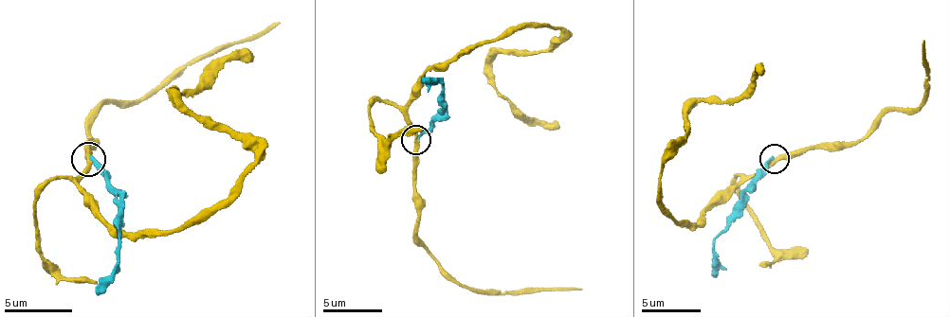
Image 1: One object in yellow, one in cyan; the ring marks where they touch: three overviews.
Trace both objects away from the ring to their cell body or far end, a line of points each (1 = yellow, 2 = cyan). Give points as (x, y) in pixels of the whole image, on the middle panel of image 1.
1: (415, 138), (412, 88), (528, 26), (560, 35), (546, 49), (499, 53), (492, 85), (537, 124), (560, 127)
2: (415, 138), (442, 114), (442, 82), (439, 79), (424, 82)

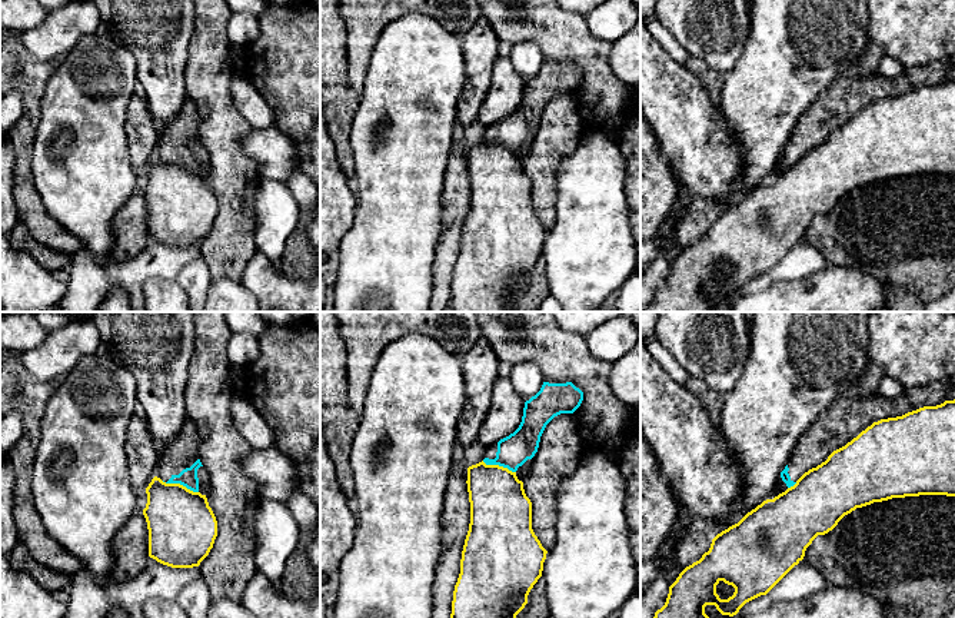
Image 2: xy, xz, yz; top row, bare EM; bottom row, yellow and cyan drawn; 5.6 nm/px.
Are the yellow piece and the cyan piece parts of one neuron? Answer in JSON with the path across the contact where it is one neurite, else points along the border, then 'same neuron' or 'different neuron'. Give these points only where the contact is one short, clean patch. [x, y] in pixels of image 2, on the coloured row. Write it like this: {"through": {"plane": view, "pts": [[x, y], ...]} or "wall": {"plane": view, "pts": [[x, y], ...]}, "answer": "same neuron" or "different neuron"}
{"wall": {"plane": "xy", "pts": [[162, 481], [182, 484], [198, 492]]}, "answer": "different neuron"}

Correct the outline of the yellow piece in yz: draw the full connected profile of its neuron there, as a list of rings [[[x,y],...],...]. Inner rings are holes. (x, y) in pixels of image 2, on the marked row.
[[[955,399],[874,422],[793,486],[718,534],[709,551],[669,587],[666,602],[653,618],[709,618],[706,605],[733,617],[746,602],[766,595],[803,559],[812,541],[832,531],[845,515],[874,502],[919,495],[955,496]],[[721,581],[735,588],[728,599],[716,594]]]

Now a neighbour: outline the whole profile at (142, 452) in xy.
[[[133,415],[129,422],[126,456],[133,489],[146,489],[156,476],[159,466],[159,449],[147,429],[144,418],[142,416]]]

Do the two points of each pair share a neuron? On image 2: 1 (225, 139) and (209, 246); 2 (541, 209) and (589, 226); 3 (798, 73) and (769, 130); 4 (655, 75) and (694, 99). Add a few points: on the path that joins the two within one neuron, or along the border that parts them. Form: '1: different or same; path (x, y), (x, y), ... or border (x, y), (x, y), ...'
1: same; path (228, 166), (228, 219)
2: different; border (555, 179), (555, 222), (548, 231)
3: same; path (784, 87), (769, 102), (769, 116)
4: same; path (665, 85), (674, 93), (684, 96)

